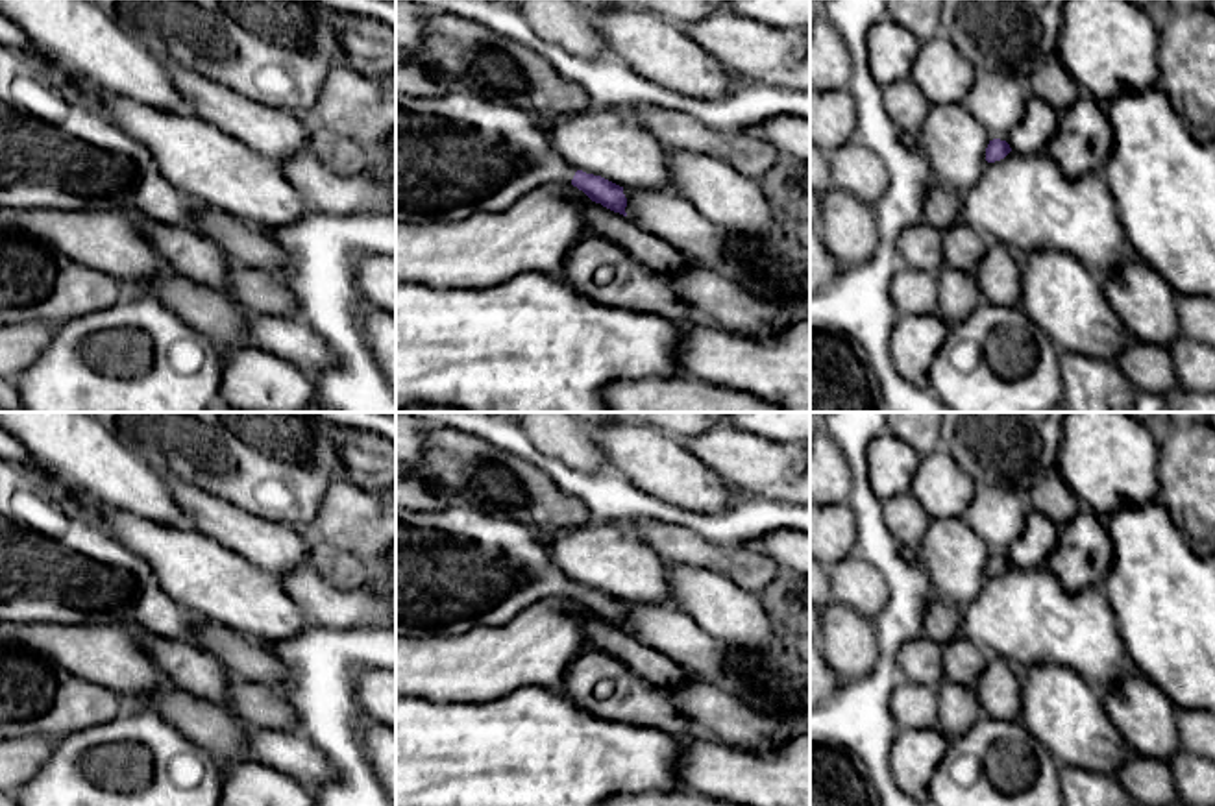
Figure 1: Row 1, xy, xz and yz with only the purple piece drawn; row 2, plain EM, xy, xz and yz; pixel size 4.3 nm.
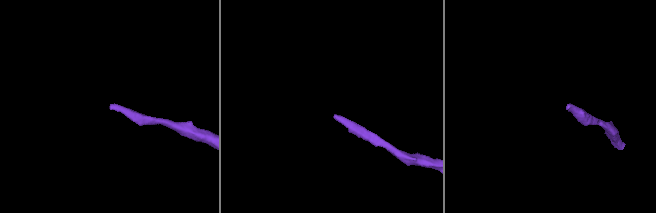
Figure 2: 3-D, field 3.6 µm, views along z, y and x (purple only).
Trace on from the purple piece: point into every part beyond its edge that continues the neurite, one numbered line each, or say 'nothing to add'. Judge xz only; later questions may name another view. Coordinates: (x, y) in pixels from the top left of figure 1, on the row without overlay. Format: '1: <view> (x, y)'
1: xz (463, 568)

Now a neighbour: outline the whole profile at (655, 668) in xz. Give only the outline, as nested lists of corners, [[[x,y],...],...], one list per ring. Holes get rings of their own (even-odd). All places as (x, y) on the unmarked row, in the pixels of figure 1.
[[[581,617],[581,625],[590,649],[597,649],[618,658],[636,677],[664,691],[679,688],[688,680],[695,678],[666,654],[651,649],[636,636],[603,621],[601,617]]]

